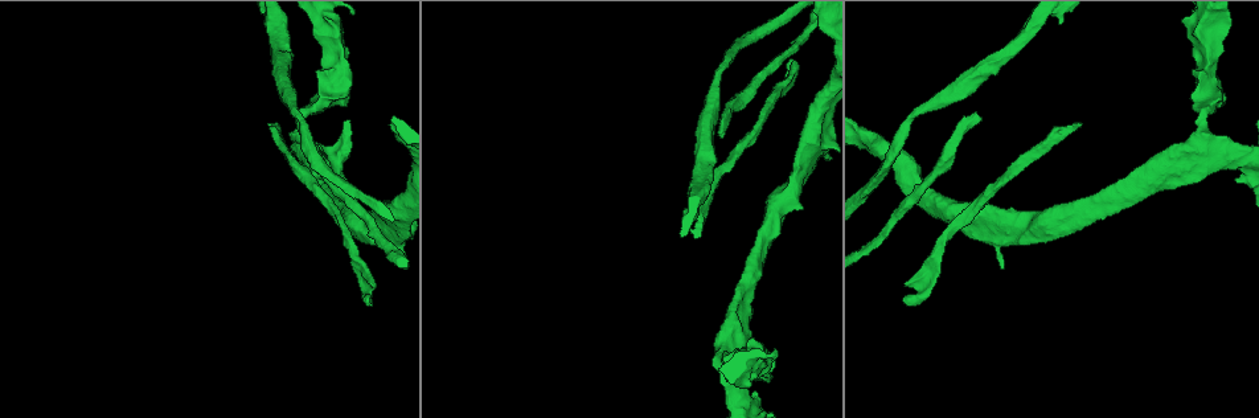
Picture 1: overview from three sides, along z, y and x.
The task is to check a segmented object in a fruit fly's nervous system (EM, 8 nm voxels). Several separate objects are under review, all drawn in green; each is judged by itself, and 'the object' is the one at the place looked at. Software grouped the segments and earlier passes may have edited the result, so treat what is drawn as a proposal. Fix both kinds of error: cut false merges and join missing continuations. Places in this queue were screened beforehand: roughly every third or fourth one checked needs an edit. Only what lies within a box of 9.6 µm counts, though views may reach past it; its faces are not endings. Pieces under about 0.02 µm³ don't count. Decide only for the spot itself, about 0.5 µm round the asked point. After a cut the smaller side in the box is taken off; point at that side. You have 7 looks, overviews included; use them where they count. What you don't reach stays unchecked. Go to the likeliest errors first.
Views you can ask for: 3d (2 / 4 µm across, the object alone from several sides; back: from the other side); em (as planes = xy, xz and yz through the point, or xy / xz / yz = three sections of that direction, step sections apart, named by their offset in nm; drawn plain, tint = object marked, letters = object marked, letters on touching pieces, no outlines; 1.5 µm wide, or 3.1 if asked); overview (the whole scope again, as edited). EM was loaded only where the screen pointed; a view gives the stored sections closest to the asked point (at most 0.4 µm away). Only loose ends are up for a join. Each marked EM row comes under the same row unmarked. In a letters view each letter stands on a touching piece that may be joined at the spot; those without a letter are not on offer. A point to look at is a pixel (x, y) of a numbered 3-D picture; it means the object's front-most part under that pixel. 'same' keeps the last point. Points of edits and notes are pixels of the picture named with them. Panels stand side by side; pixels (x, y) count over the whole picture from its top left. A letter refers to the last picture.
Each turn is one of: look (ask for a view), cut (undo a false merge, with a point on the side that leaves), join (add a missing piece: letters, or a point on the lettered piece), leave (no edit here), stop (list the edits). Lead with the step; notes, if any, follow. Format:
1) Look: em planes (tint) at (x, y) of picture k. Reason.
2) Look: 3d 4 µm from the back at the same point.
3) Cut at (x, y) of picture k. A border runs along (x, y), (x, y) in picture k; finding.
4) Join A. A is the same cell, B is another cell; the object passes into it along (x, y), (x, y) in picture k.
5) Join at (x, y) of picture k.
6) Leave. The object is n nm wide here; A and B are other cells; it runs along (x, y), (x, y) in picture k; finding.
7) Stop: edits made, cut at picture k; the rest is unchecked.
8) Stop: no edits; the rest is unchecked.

Look: em planes (tint) at (296, 120) of picture 1. Long arm stops here.

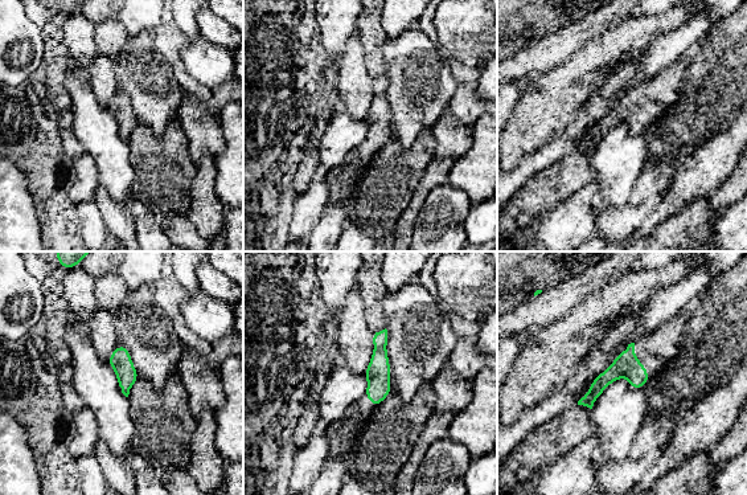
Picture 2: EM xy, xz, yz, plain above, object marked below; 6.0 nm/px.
Look: em planes (letters) at the same point. See the neighbours.

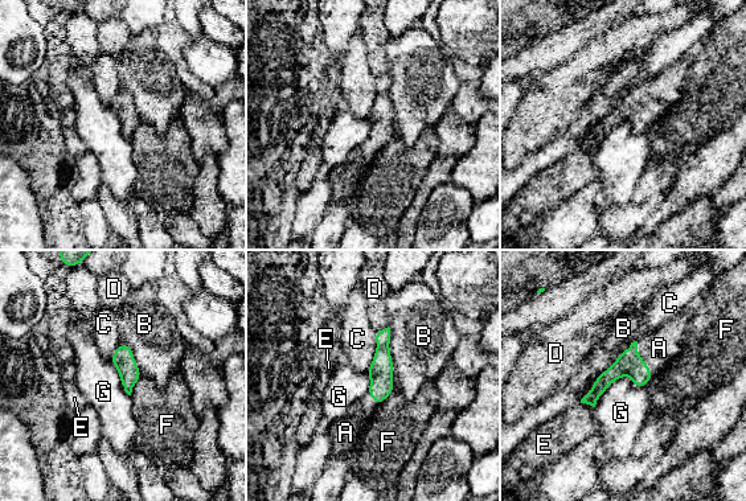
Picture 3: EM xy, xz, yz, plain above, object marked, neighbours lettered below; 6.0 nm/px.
Join A. The object is 140 nm wide here; A is the same cell, B, C, D, E, F and G are other cells; the object passes into it along (628, 362), (642, 358), (659, 348) in picture 3; the cell continues.

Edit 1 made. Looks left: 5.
Look: overview. Redraw.

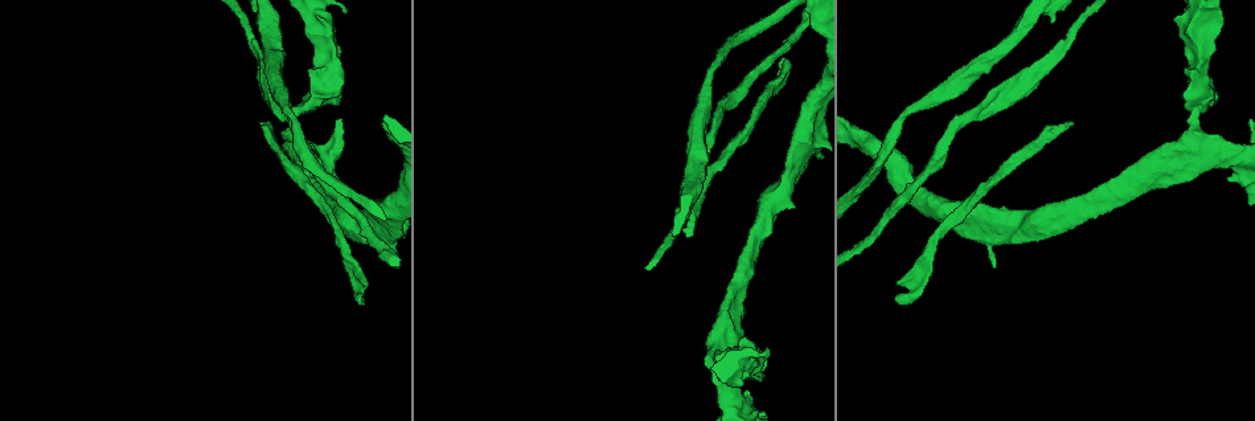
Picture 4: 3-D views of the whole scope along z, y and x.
Look: em xy step 8 (letters) at (784, 61) of picture 4.

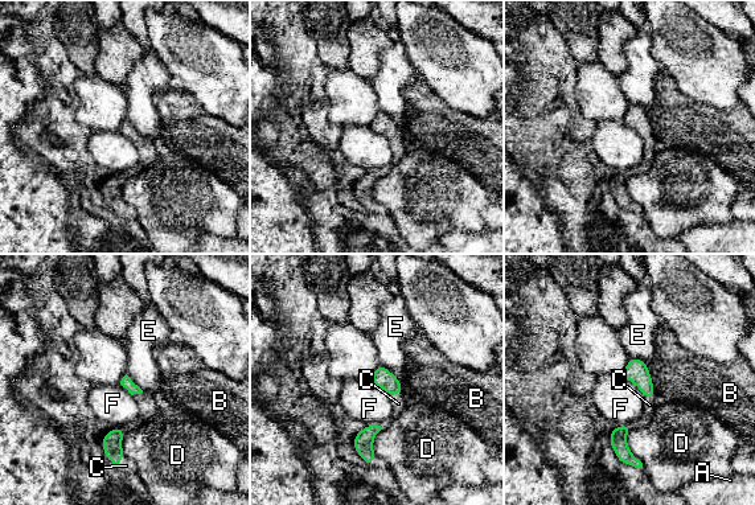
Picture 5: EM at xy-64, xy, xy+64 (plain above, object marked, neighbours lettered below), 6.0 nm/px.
Join C. C is the same cell, A, B, D, E and F are other cells; the object passes into it along (111, 443), (119, 460), (126, 466) in picture 5; it goes on there.

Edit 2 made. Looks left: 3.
Stop: edits made, join at picture 3, join at picture 5; the rest is unchecked.

